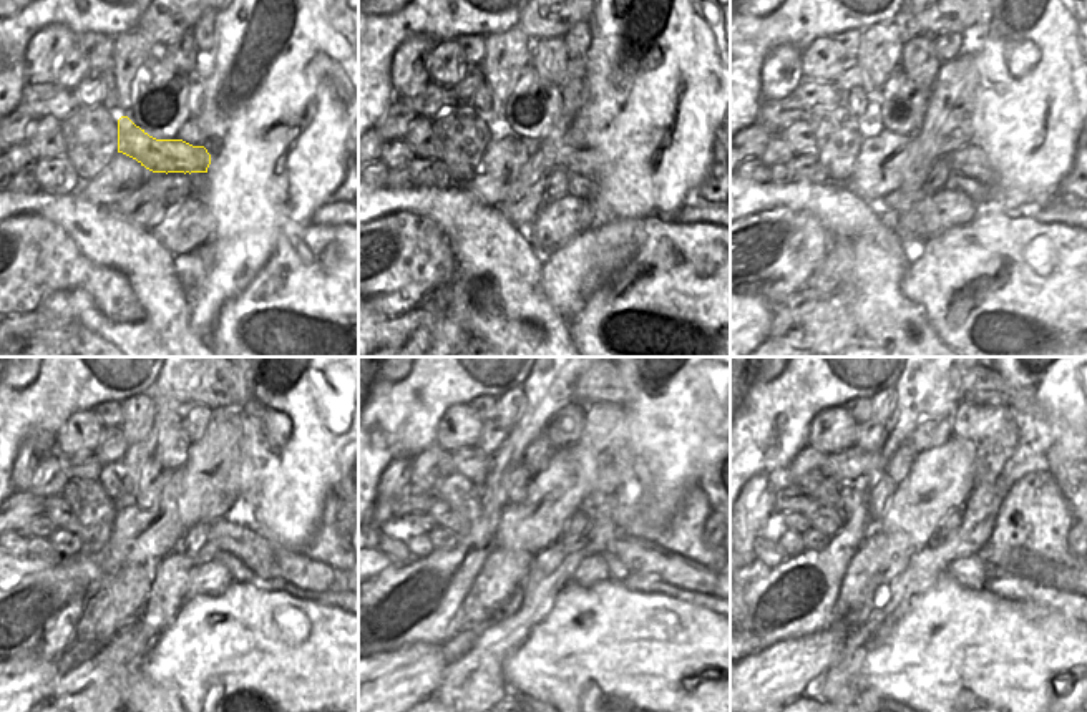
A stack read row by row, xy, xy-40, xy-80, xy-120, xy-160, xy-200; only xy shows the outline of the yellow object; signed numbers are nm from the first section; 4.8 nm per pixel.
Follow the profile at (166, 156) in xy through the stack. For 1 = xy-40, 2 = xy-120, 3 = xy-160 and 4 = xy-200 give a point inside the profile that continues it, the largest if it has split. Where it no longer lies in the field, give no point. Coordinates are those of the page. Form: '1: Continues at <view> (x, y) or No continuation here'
1: Continues at xy-40 (584, 161)
2: Continues at xy-120 (266, 558)
3: Continues at xy-160 (646, 558)
4: Continues at xy-200 (1031, 566)

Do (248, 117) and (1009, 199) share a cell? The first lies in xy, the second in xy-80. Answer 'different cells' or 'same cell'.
same cell

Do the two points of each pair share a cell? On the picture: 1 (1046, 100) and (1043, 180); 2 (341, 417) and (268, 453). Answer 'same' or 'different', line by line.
1: same
2: same

